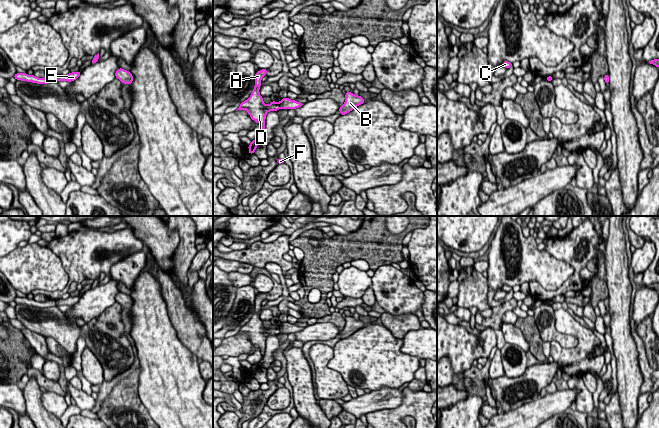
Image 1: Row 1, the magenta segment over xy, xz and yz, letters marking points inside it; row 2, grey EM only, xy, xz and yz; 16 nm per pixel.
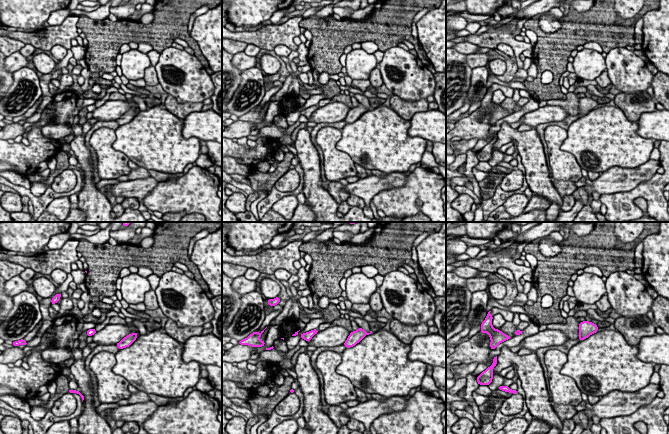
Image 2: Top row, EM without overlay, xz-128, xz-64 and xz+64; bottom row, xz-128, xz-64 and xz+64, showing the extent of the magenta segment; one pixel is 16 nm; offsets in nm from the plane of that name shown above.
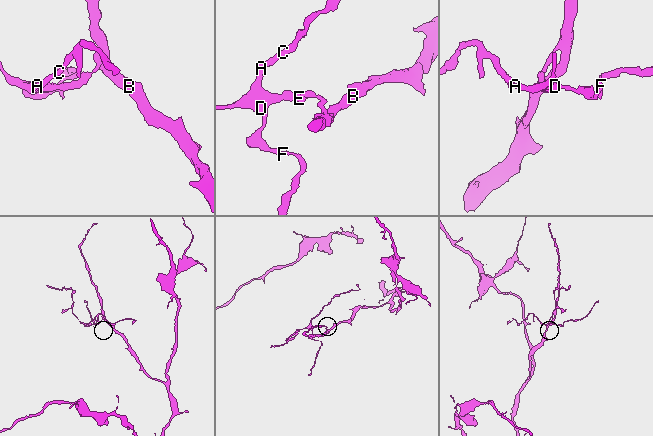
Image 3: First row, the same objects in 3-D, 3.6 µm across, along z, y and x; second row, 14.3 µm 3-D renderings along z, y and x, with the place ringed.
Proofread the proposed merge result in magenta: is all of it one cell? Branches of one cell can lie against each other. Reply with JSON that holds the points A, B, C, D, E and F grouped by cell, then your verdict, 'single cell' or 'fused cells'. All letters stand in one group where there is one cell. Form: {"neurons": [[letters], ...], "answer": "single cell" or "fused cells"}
{"neurons": [["A", "C", "D", "F"], ["B", "E"]], "answer": "fused cells"}

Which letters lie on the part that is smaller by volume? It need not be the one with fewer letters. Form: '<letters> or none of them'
A, C, D, F

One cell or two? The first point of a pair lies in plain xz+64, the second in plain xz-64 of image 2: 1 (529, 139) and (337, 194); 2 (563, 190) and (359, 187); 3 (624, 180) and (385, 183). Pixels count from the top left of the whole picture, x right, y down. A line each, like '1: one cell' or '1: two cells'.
1: two cells
2: two cells
3: one cell

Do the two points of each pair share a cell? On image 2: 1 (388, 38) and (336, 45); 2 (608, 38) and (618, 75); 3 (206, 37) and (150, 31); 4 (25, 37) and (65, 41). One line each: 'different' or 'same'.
1: same
2: different
3: different
4: same

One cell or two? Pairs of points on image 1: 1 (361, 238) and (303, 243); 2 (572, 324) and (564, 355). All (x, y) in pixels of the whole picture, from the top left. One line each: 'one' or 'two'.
1: one
2: one

